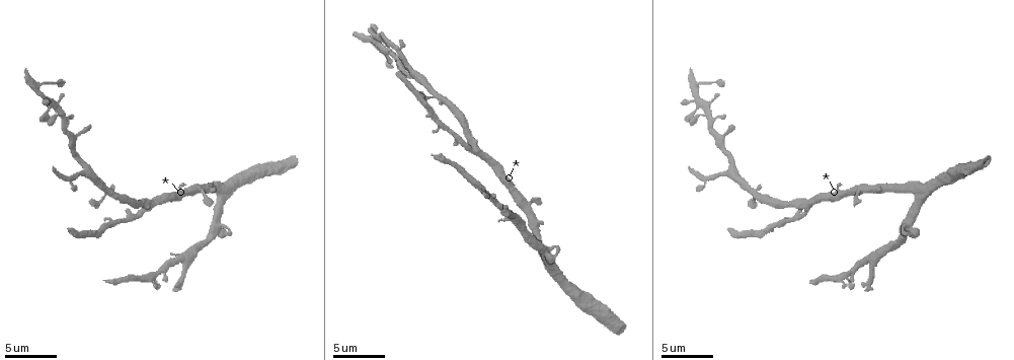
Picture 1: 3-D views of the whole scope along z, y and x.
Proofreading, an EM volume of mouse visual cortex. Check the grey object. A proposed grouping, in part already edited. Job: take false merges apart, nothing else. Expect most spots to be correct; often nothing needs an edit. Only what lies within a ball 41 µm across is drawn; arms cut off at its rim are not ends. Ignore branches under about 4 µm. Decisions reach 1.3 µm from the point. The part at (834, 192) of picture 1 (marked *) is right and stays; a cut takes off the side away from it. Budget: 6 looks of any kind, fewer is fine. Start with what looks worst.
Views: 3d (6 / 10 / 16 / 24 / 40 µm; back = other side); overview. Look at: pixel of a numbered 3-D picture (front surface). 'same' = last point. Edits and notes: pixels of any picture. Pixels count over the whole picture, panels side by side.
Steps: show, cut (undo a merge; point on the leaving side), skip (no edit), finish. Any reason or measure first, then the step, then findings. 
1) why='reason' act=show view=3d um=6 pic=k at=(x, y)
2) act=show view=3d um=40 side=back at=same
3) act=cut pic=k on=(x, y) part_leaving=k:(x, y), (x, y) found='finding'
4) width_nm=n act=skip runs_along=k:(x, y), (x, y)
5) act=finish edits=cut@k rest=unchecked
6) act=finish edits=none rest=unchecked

why='side arm on a straight run' act=show view=3d um=10 pic=1 at=(411, 74)

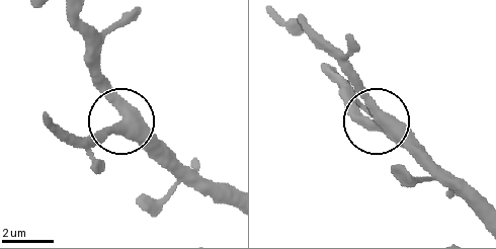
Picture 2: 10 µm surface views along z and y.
act=show view=3d um=10 side=back pic=2 at=(378, 123)

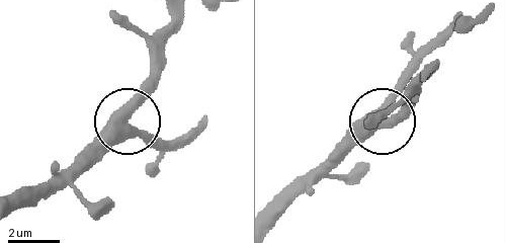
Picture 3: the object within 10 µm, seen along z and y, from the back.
side_arm_um=5 act=skip runs_along=3:(21, 205), (67, 178), (123, 122), (156, 144) found='one neuron here'

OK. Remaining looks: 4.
why='three arms meet' act=show view=3d um=10 pic=1 at=(472, 150)

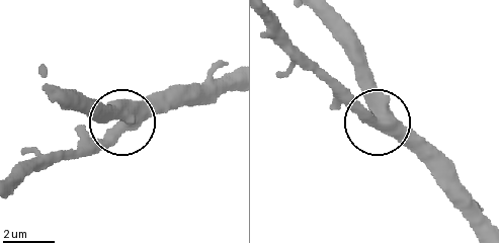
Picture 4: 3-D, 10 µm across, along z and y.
act=skip found='continuous, no second neuron'

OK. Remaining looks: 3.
act=show view=3d um=10 pic=1 at=(923, 202)

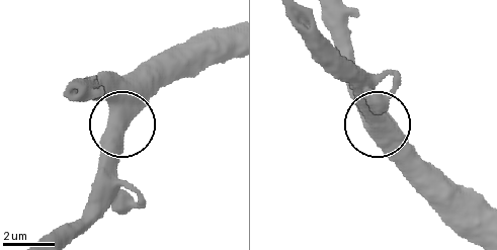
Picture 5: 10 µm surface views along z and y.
side_arm_um=10 act=skip found='all the same neuron'

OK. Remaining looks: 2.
act=finish edits=none rest=unchecked

